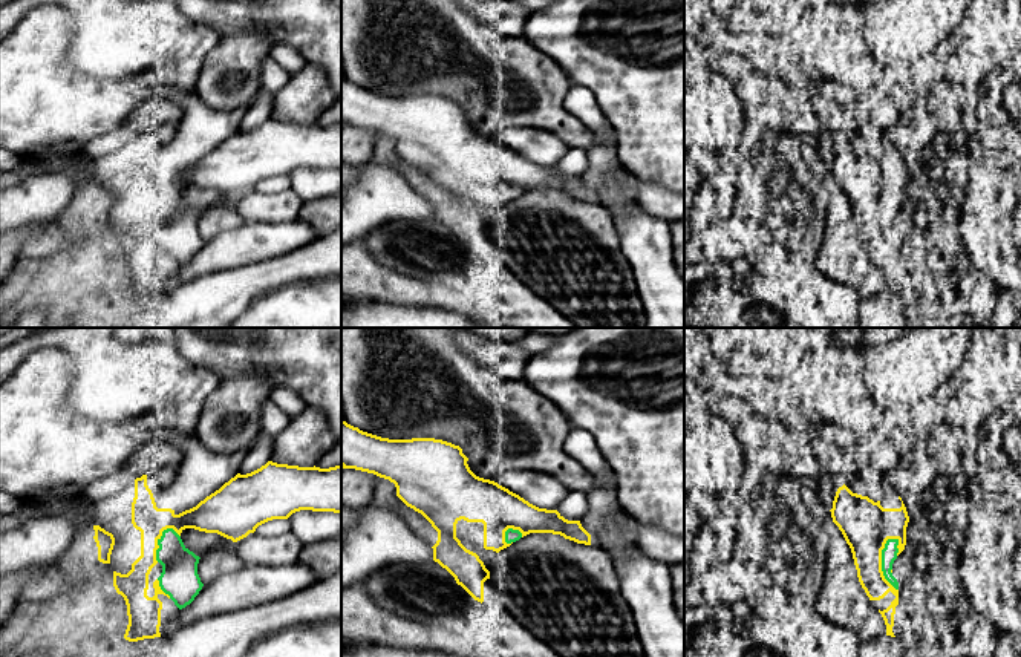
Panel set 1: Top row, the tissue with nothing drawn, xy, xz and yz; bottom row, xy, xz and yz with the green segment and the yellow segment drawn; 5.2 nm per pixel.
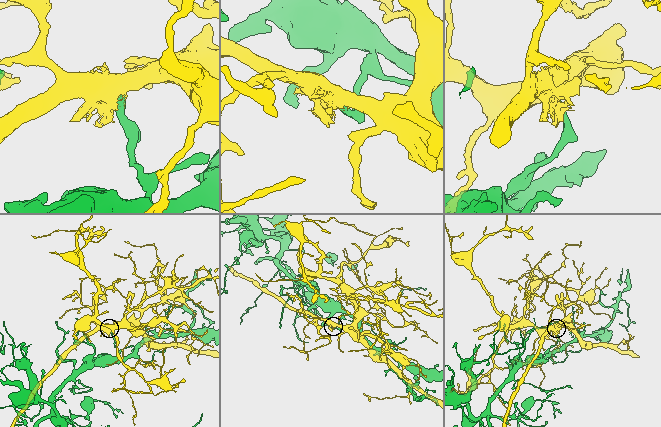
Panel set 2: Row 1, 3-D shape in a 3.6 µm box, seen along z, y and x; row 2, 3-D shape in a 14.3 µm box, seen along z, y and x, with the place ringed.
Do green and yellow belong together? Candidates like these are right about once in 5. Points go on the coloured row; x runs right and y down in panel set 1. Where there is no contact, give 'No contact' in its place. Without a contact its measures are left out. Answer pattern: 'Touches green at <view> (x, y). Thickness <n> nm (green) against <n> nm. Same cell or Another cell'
Touches green at yz (882, 564). Thickness 80 nm (green) against 260 nm. Another cell

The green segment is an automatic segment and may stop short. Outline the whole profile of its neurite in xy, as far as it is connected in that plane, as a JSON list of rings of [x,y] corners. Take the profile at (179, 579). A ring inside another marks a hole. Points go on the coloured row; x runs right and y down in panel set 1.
[[[167,528],[158,539],[156,561],[162,565],[158,577],[161,590],[182,610],[190,605],[204,583],[197,574],[199,556],[190,551],[181,536]]]

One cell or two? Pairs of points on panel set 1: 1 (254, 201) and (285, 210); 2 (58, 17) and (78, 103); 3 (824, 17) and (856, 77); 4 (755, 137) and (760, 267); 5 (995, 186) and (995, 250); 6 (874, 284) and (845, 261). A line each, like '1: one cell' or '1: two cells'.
1: one cell
2: one cell
3: one cell
4: two cells
5: one cell
6: one cell

